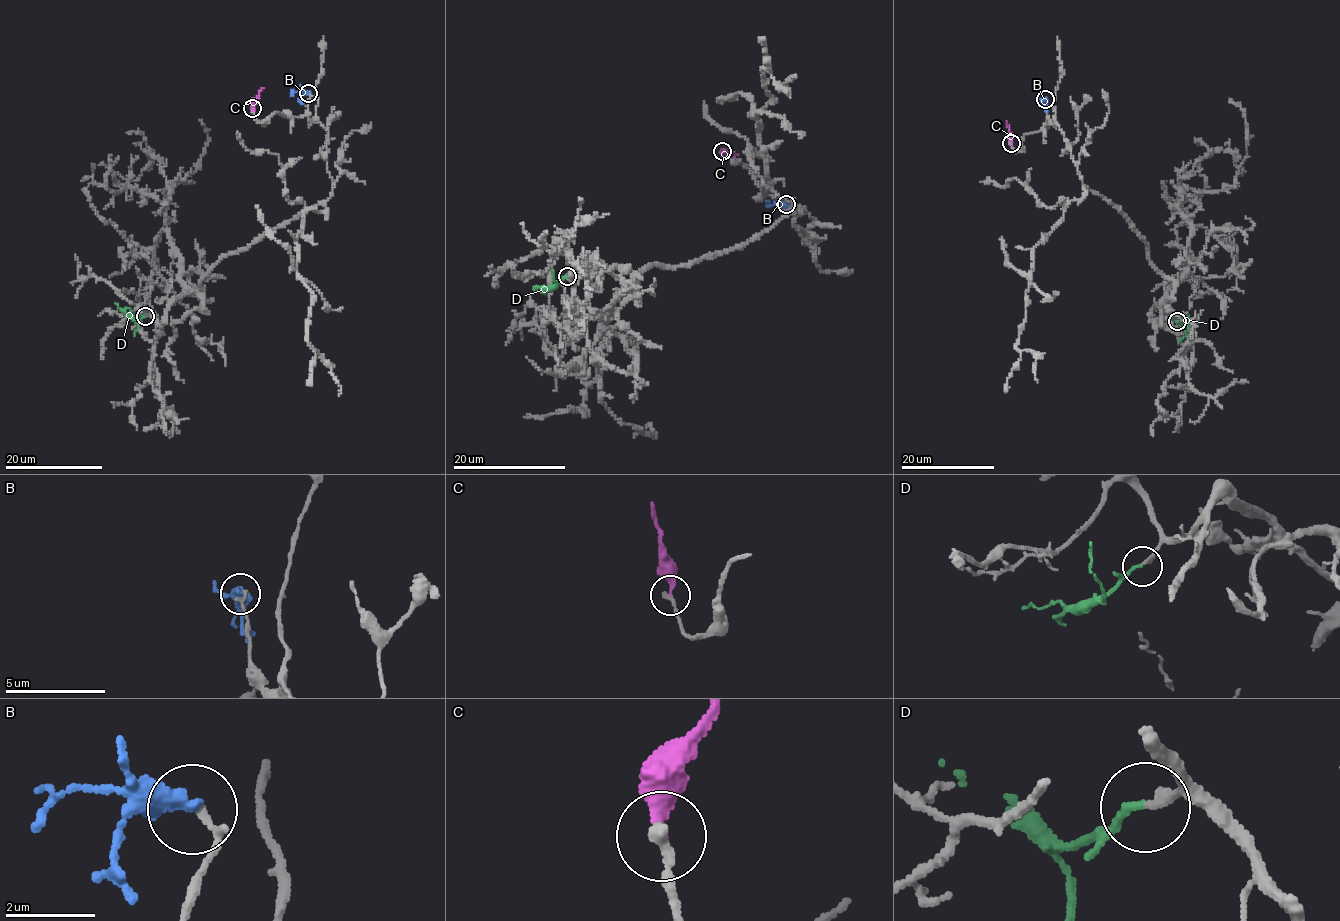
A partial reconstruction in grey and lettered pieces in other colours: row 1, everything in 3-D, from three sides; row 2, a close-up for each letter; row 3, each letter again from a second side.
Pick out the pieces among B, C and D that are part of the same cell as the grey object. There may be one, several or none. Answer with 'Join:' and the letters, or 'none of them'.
Join: C, D

